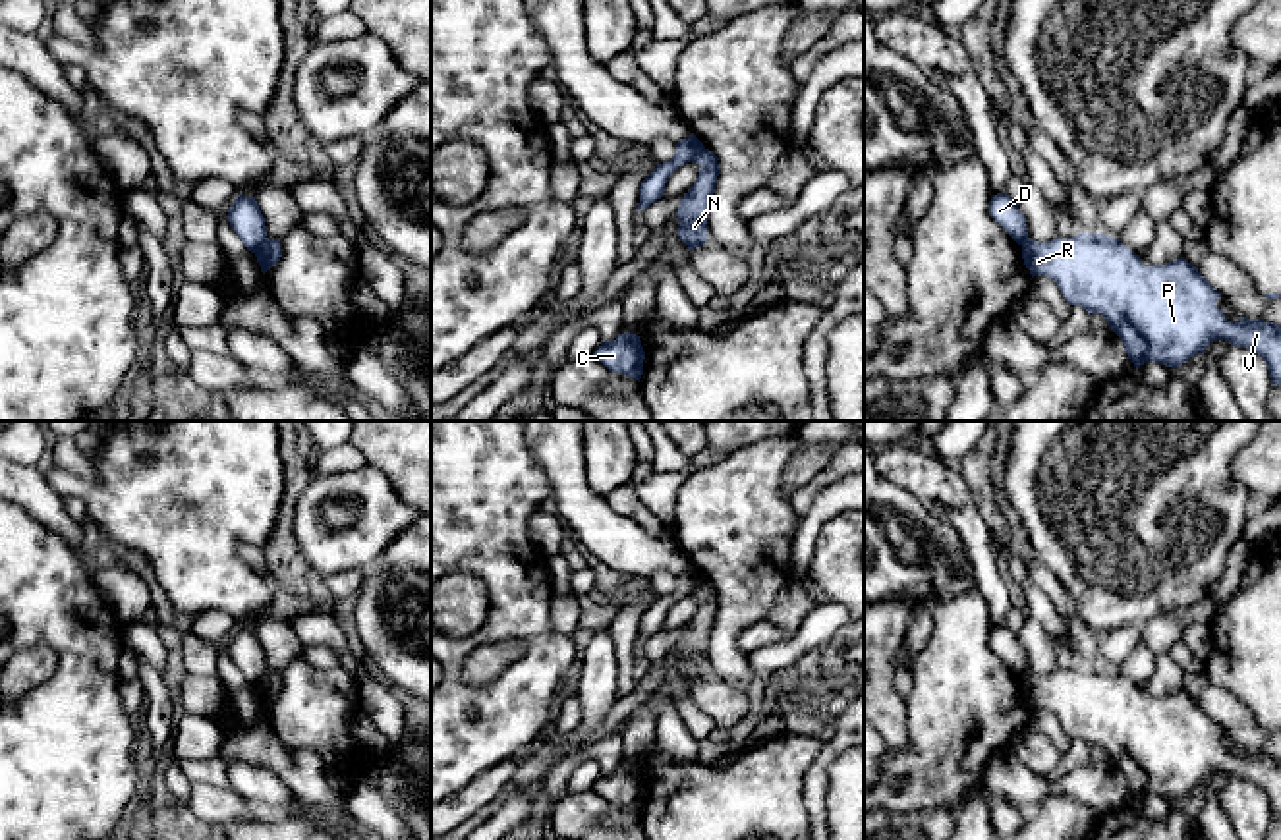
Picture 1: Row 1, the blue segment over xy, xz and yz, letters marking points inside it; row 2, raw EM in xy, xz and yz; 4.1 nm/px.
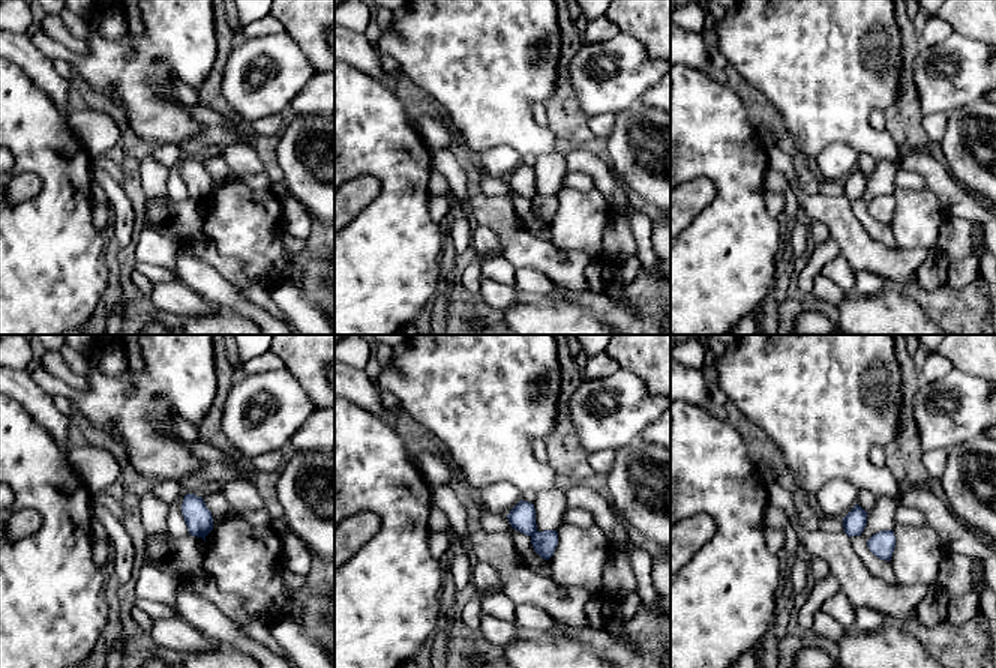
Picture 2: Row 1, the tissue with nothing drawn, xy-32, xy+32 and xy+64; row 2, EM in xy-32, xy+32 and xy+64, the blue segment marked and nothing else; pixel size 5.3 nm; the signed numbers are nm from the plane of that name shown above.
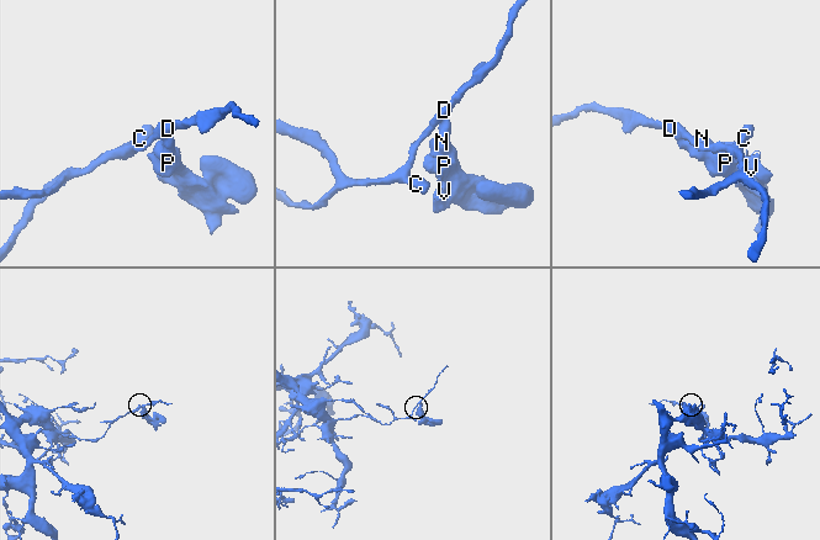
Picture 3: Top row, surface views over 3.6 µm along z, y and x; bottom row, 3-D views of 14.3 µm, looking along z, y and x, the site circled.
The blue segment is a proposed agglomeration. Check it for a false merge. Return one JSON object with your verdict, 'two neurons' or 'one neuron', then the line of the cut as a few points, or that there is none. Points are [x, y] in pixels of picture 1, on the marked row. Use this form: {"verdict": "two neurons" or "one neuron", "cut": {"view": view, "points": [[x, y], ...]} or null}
{"verdict": "two neurons", "cut": {"view": "xz", "points": [[704, 147], [690, 161]]}}

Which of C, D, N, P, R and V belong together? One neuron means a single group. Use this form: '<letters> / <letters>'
C D / N P R V

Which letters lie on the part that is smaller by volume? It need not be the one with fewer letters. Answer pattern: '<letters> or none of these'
N, P, R, V

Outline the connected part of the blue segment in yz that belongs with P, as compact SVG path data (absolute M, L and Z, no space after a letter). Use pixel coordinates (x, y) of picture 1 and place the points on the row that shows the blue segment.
M1082 232L1043 243L1028 239L1022 245L1022 259L1032 278L1051 278L1070 305L1082 305L1088 315L1101 313L1136 369L1148 361L1179 367L1196 353L1204 353L1213 340L1227 340L1231 346L1262 355L1271 384L1281 386L1281 328L1264 319L1227 321L1223 309L1215 305L1221 294L1184 257L1165 265L1144 265L1140 255L1119 239Z

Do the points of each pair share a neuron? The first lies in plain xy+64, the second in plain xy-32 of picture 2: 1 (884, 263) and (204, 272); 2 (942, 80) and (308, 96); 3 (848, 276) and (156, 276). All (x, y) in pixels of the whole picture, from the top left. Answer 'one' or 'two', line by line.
1: two
2: two
3: one

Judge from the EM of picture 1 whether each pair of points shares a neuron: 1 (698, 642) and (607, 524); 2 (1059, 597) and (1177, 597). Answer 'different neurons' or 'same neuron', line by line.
1: different neurons
2: different neurons

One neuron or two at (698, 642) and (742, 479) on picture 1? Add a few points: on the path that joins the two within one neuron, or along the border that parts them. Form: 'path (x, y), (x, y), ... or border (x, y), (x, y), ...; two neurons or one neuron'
path (729, 605), (740, 582), (740, 520); one neuron

